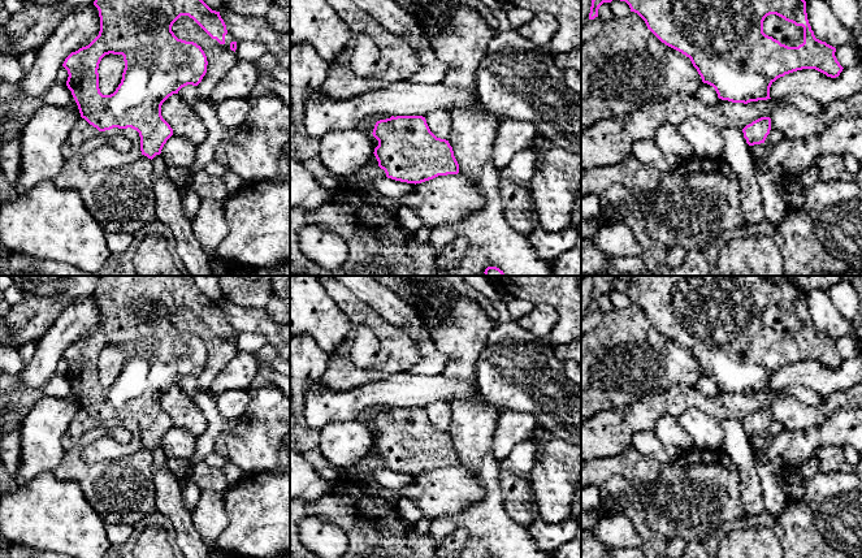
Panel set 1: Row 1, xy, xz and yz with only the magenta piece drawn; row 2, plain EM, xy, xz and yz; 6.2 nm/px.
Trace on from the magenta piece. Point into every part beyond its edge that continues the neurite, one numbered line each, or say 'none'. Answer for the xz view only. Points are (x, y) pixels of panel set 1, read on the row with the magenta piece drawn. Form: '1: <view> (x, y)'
none

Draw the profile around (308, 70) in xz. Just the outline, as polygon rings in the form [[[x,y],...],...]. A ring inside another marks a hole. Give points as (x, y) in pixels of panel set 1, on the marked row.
[[[311,44],[290,47],[290,104],[295,133],[304,129],[306,101],[321,87],[330,65],[324,61]]]

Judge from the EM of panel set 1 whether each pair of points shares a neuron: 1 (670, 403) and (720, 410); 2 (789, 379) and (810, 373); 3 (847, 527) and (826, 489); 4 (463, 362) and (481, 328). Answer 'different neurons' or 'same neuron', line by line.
1: same neuron
2: same neuron
3: same neuron
4: same neuron

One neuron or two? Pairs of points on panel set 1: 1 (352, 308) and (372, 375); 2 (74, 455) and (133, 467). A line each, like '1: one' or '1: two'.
1: one
2: one

